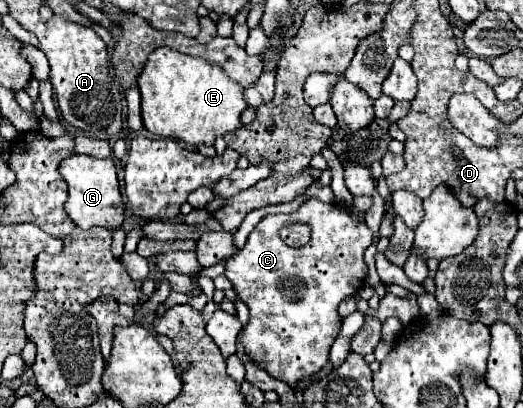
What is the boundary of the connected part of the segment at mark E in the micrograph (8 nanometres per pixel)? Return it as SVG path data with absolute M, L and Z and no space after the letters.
M170 47L156 49L146 67L142 69L138 77L138 89L142 93L142 121L144 127L154 137L170 137L180 139L188 145L214 145L216 137L224 137L230 131L236 131L240 123L240 113L248 107L244 101L244 87L238 85L234 79L226 75L226 71L210 61L204 61L202 57L190 57L182 55L180 51L174 51Z

